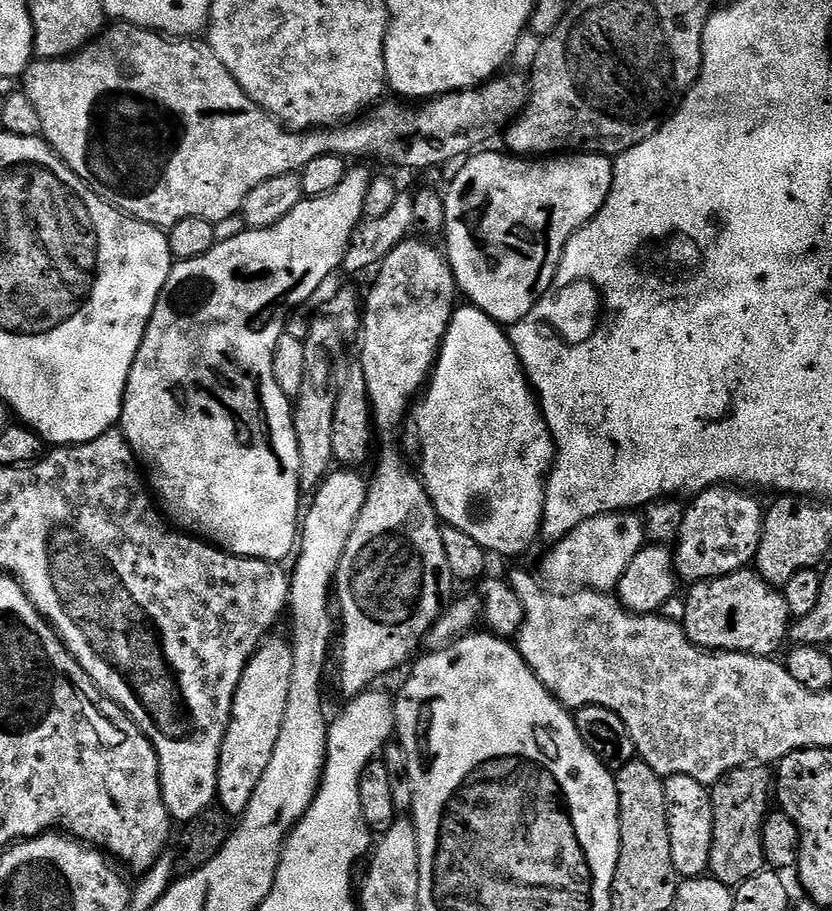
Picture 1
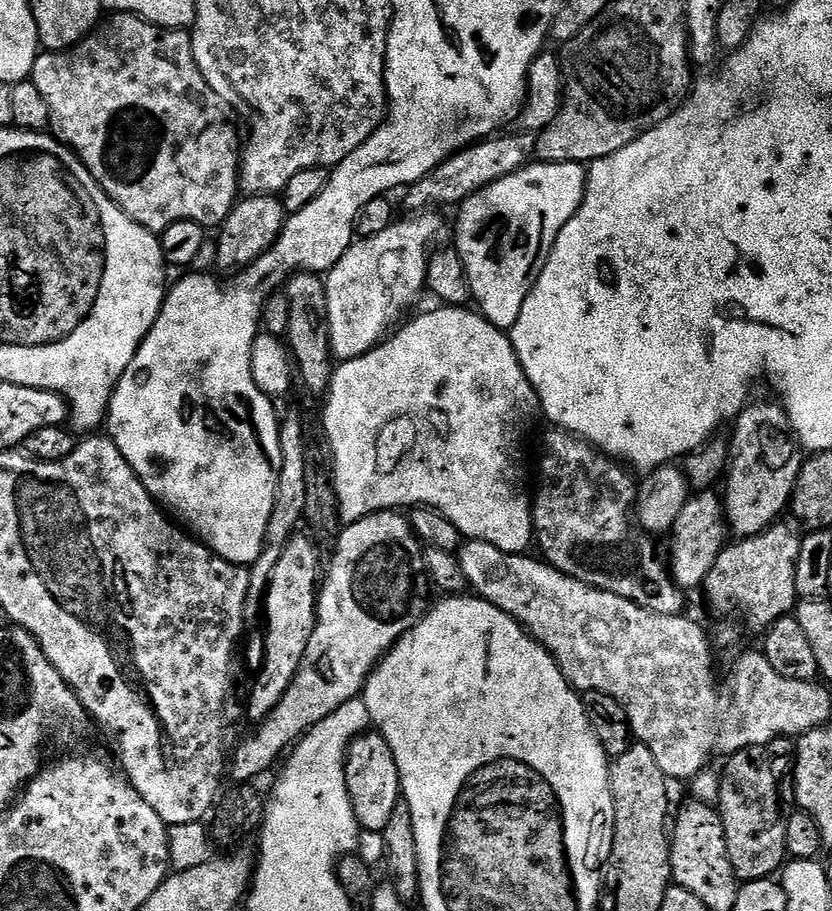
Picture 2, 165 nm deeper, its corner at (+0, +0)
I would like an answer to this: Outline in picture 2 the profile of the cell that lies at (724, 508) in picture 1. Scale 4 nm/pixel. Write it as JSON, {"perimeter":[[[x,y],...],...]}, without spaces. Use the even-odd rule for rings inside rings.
{"perimeter":[[[756,400],[745,404],[739,416],[734,421],[732,436],[730,435],[730,459],[728,471],[722,481],[722,499],[727,527],[733,537],[757,536],[772,527],[781,519],[783,512],[789,511],[792,502],[792,491],[798,482],[802,452],[788,421],[788,411],[783,404],[772,400]]]}

